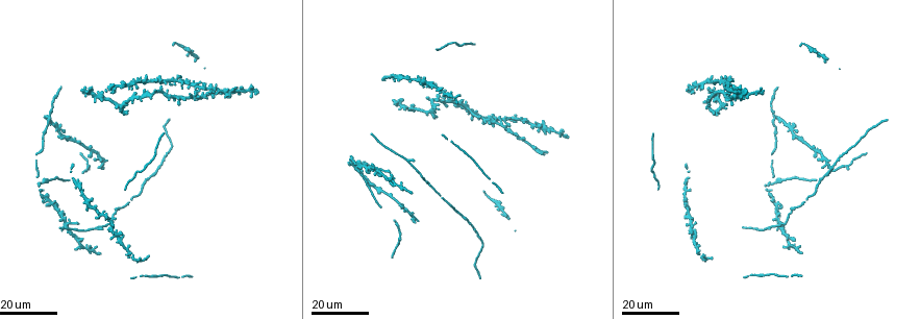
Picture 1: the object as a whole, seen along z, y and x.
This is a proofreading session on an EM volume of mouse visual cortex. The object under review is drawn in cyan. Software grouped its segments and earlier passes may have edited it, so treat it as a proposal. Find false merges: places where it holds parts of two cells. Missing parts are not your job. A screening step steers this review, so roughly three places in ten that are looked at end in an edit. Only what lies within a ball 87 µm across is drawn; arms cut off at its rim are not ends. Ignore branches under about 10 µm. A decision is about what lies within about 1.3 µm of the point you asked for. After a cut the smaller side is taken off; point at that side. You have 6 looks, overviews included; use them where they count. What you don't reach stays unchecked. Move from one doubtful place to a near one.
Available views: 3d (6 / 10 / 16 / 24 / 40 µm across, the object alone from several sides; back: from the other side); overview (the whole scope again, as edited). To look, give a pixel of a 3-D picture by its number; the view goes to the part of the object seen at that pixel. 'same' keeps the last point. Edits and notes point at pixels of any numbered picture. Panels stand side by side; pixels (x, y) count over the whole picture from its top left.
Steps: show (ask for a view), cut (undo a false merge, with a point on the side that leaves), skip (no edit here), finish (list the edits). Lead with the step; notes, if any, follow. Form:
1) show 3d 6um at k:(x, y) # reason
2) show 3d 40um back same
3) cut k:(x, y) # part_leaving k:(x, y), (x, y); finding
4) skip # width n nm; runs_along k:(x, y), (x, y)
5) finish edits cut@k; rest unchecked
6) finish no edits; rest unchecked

show 3d 24um at 1:(66, 222) # three-way junction

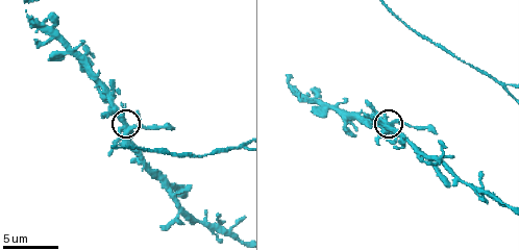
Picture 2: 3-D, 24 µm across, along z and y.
show 3d 6um at 2:(133, 125) # closer look

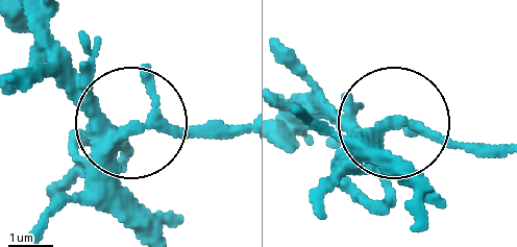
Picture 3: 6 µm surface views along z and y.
skip # width 260 nm; runs_along 3:(23, 10), (39, 45), (124, 127), (117, 220); all the same cell

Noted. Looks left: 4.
show 3d 16um at 1:(536, 151)

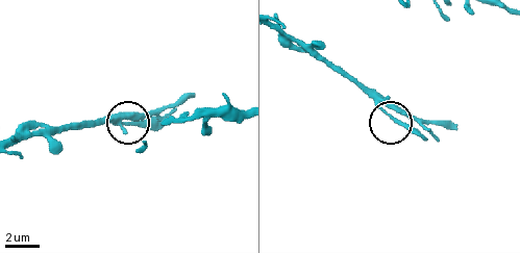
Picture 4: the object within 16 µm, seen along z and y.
show 3d 6um at 4:(133, 124)

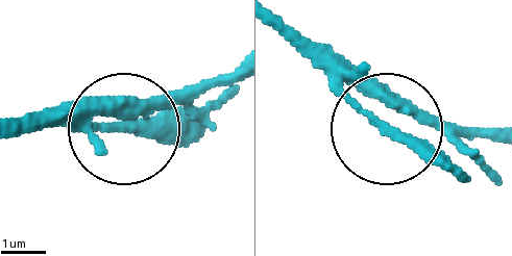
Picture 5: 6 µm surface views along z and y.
show 3d 6um back at 5:(124, 127)

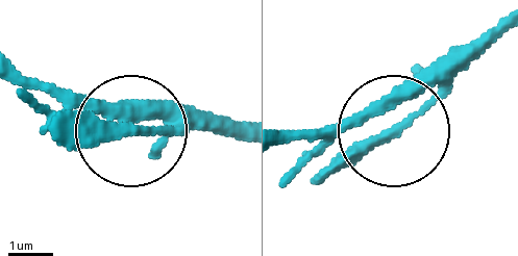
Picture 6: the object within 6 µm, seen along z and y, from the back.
skip # runs_along 6:(235, 138), (100, 131), (25, 97); one cell here

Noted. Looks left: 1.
finish no edits; rest unchecked

